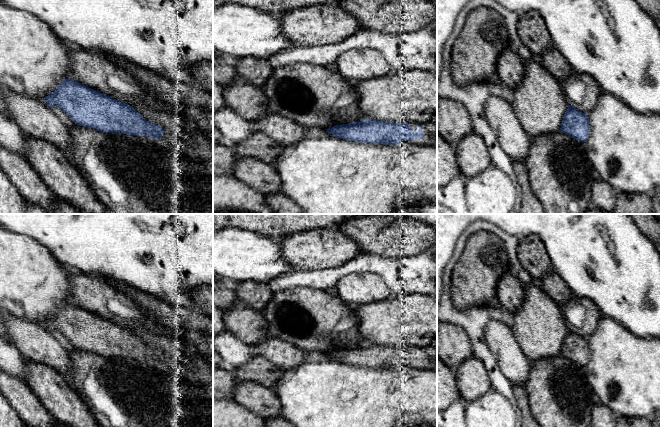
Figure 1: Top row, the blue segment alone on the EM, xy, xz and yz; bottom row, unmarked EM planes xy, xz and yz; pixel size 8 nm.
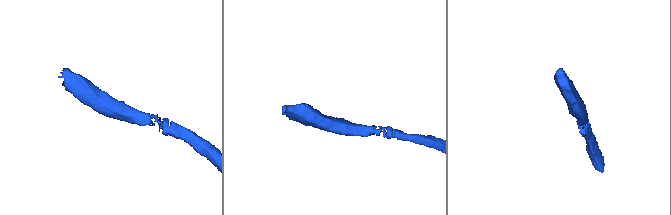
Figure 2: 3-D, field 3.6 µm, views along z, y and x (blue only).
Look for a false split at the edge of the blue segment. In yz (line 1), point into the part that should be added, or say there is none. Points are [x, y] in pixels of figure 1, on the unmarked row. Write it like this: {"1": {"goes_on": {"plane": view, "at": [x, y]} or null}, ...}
{"1": {"goes_on": null}}

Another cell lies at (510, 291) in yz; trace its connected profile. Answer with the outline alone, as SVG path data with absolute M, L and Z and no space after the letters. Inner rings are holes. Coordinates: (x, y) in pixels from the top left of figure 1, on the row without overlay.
M505 273L497 283L497 300L502 308L513 314L524 301L524 284L513 274Z

